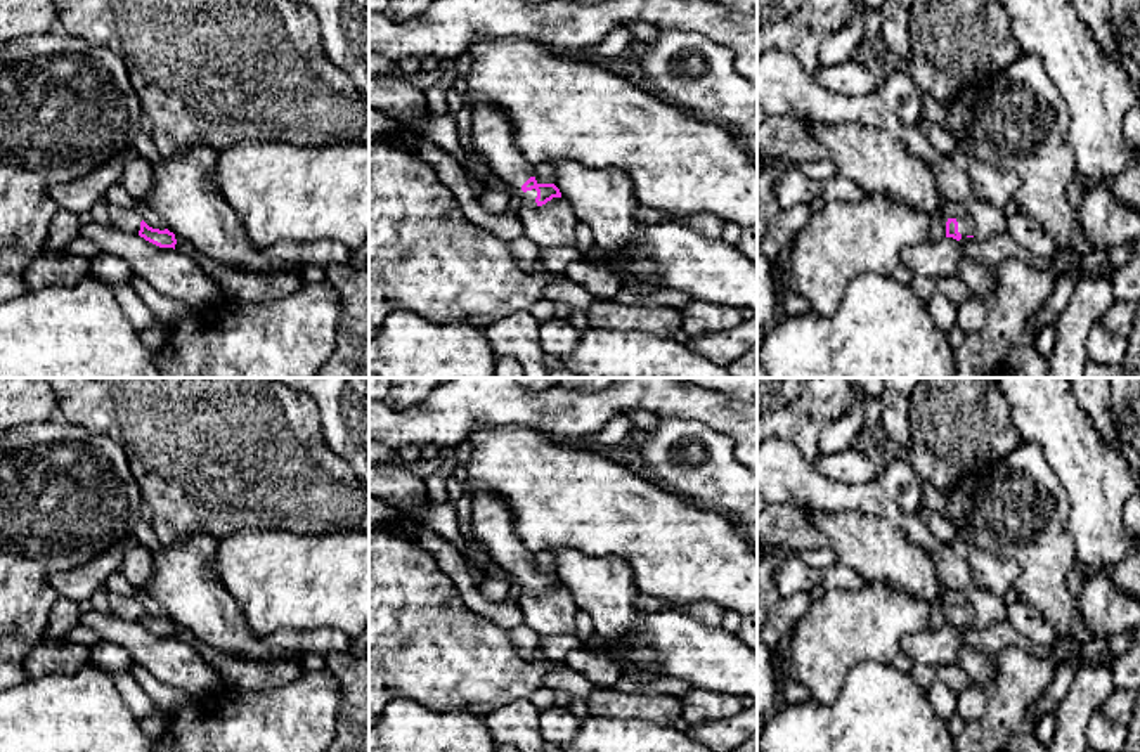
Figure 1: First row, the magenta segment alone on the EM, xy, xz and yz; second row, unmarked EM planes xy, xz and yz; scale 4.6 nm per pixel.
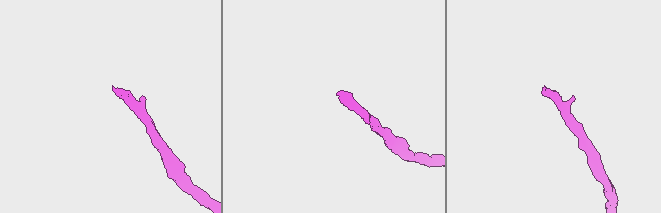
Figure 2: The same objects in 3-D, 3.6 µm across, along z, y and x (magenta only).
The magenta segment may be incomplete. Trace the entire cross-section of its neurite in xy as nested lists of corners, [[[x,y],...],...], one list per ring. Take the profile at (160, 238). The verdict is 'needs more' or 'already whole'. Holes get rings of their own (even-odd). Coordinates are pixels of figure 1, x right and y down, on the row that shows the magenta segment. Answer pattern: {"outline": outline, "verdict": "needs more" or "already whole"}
{"outline": [[[106,203],[106,206],[109,211],[109,225],[113,225],[126,234],[137,234],[159,248],[173,248],[175,250],[175,244],[177,244],[175,234],[170,232],[168,229],[159,230],[159,229],[149,227],[142,220],[137,208],[125,210],[125,208],[120,208],[114,204],[107,204],[107,203]]], "verdict": "needs more"}

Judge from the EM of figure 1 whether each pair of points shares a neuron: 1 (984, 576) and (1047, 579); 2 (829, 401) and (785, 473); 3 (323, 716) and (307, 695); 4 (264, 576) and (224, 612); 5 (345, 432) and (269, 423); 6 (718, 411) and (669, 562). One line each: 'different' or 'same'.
1: different
2: different
3: same
4: different
5: different
6: different

